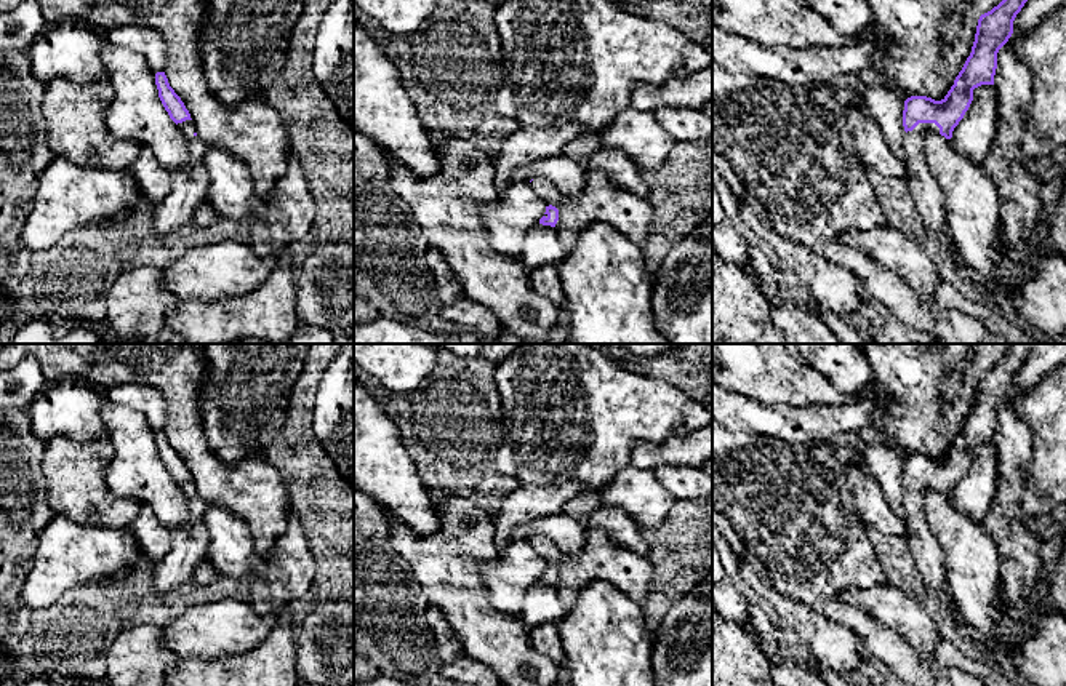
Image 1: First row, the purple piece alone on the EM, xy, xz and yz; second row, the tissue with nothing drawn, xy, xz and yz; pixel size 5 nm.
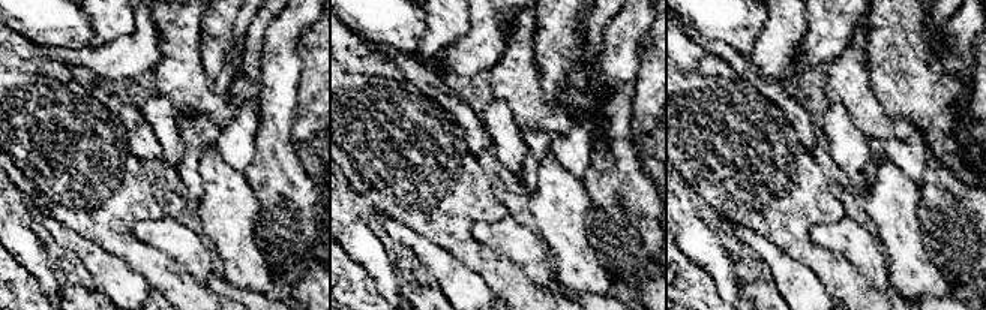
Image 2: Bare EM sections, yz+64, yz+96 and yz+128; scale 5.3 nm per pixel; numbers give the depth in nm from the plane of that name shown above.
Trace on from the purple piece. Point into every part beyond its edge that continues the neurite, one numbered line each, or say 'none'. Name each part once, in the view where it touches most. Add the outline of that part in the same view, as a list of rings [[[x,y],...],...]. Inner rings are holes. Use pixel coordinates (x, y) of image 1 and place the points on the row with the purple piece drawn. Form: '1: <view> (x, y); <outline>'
1: yz (925, 194); [[[919,123],[912,131],[904,133],[904,154],[909,173],[906,184],[924,224],[940,240],[941,246],[951,253],[952,238],[944,219],[943,195],[924,157],[922,138],[925,131],[940,133],[940,128],[935,123]]]

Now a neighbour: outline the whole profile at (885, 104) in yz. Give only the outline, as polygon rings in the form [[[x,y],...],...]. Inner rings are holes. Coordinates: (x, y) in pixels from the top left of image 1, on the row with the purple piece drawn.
[[[864,80],[858,86],[856,93],[869,107],[871,115],[876,118],[880,131],[887,138],[888,147],[893,150],[895,157],[906,162],[906,131],[903,126],[903,110],[906,99],[903,94],[892,88],[887,82],[869,85]]]

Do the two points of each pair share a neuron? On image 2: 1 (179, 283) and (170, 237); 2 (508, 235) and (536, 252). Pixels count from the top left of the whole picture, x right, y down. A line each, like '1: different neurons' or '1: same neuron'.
1: different neurons
2: same neuron

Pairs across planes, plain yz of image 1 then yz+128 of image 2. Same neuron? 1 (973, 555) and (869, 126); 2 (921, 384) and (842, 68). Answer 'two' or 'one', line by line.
1: two
2: one

